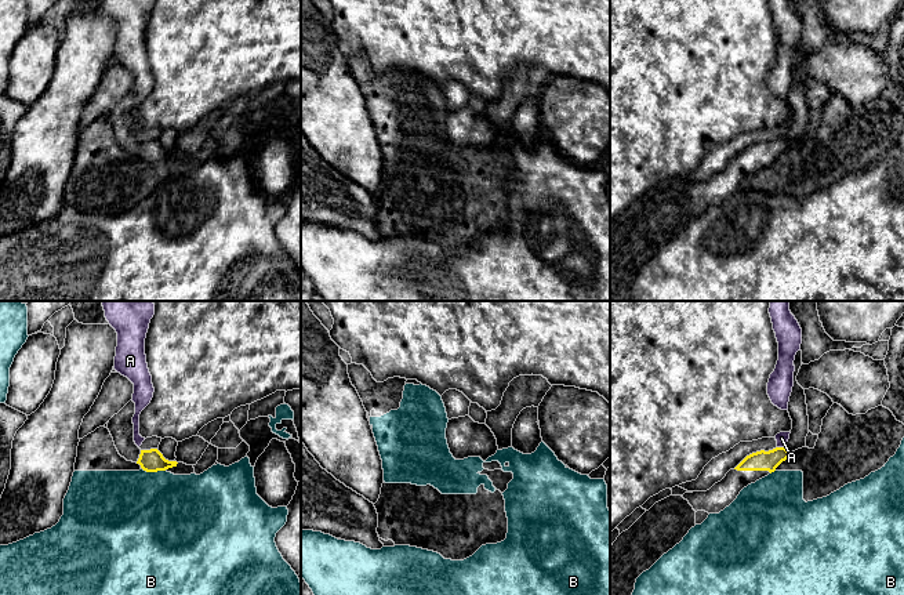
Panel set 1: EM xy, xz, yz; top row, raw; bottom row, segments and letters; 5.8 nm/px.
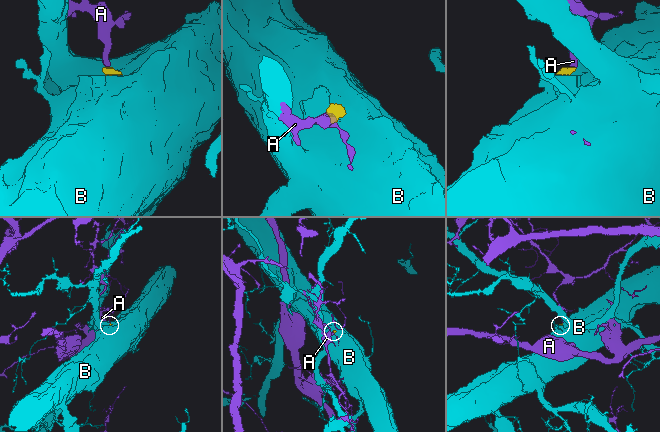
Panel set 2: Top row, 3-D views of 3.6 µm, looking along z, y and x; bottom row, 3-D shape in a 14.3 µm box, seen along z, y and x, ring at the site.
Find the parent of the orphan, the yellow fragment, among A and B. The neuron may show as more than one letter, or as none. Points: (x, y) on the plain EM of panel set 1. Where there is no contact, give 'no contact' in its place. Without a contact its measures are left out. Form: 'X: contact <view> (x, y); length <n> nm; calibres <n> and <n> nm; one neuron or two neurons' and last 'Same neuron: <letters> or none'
A: contact yz (780, 138); length 40 nm; calibres 120 and 70 nm; two neurons
B: contact xy (153, 162); length 140 nm; calibres 130 and 500 nm; two neurons
Same neuron: none

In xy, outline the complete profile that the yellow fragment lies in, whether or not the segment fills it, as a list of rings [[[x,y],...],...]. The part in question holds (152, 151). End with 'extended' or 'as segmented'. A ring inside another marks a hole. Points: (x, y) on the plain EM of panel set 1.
[[[130,91],[109,113],[108,120],[121,148],[141,156],[146,163],[166,162],[177,157],[177,152],[168,152],[157,139],[141,141],[134,133],[135,94]]]; extended

